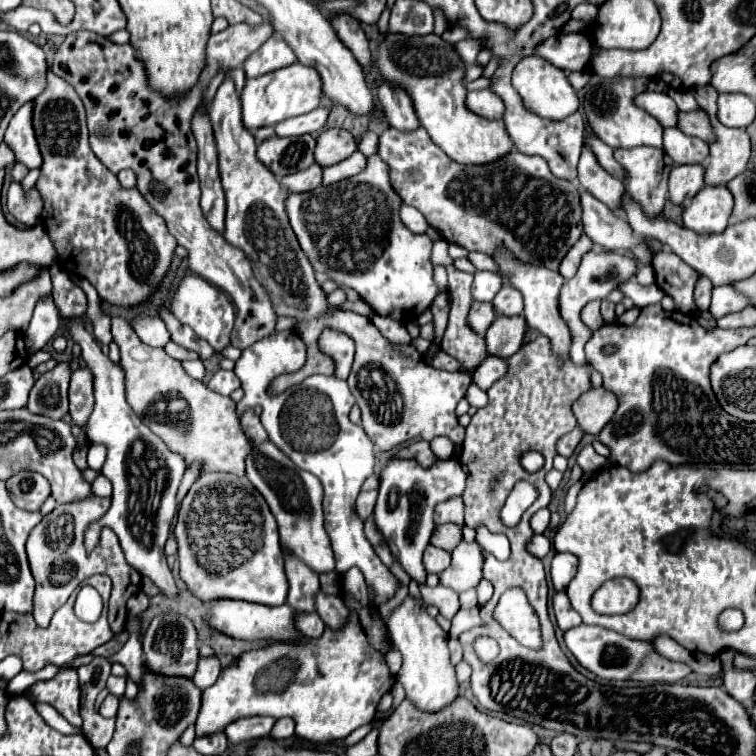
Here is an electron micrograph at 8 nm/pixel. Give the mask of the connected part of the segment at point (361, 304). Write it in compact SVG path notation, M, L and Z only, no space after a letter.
M359 298L356 302L350 302L350 301L346 300L338 308L342 309L342 310L349 309L349 310L355 311L356 313L359 313L363 316L370 318L370 319L374 316L374 311L361 298Z

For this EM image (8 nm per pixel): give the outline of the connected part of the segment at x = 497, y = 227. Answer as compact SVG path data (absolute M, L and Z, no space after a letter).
M393 127L385 129L379 137L379 157L389 165L389 179L393 189L399 193L405 205L411 205L423 213L427 223L441 231L449 243L457 243L467 251L481 251L491 255L497 245L505 245L519 259L557 269L567 251L581 239L581 195L575 183L553 177L547 161L537 155L525 155L519 151L509 151L505 157L485 165L461 165L447 157L447 153L437 147L425 129L413 133L397 133Z

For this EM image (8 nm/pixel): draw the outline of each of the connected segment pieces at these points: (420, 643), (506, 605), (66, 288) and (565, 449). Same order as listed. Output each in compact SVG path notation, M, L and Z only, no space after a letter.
M407 597L405 603L395 609L387 621L387 629L393 641L393 647L401 651L403 665L395 679L405 687L407 699L425 713L437 713L449 707L459 697L459 681L455 677L455 667L449 661L447 633L431 619L421 603Z
M510 588L501 595L493 611L493 619L511 637L521 641L523 647L529 647L533 651L539 651L543 647L537 613L533 611L533 607L521 588Z
M51 267L53 275L53 299L61 313L61 319L77 319L87 313L87 297L85 293L69 279L69 275L59 267Z
M575 427L571 433L567 433L565 437L561 437L561 441L557 443L557 453L563 455L563 457L571 457L573 451L577 449L579 441L583 439L583 435L585 435L583 429L581 427Z

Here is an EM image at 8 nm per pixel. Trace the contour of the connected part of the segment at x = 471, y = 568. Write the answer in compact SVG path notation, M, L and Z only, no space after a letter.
M461 541L453 549L453 561L451 565L441 573L441 583L457 593L477 587L481 581L481 567L483 567L483 557L481 549L477 543L465 543Z

